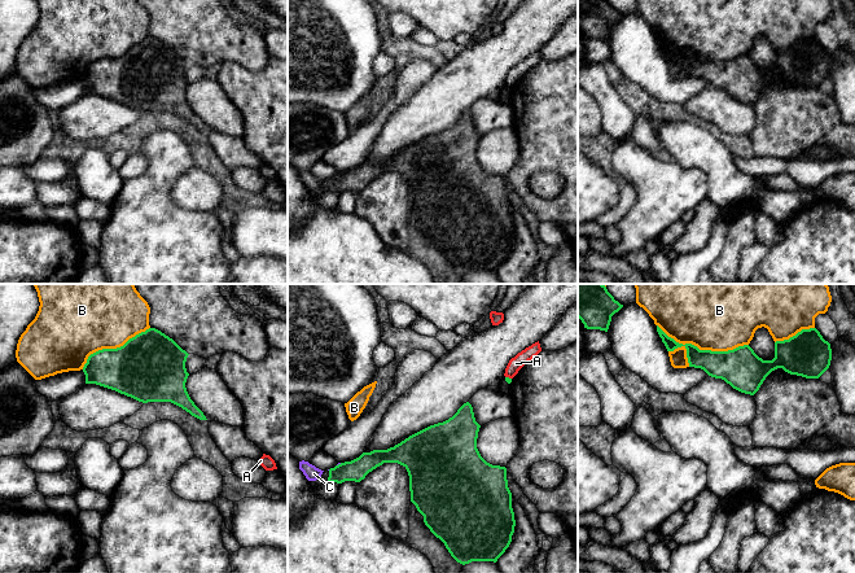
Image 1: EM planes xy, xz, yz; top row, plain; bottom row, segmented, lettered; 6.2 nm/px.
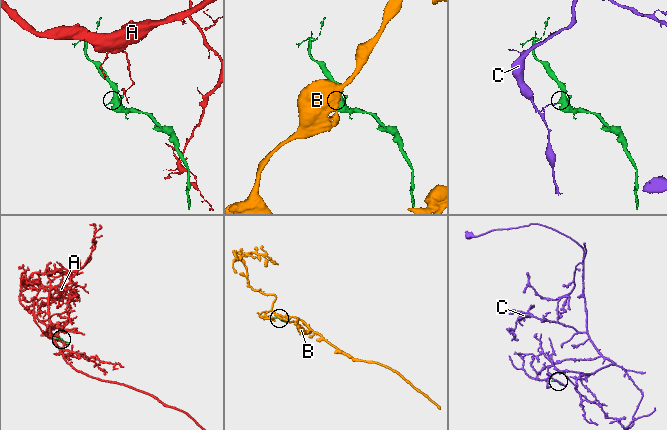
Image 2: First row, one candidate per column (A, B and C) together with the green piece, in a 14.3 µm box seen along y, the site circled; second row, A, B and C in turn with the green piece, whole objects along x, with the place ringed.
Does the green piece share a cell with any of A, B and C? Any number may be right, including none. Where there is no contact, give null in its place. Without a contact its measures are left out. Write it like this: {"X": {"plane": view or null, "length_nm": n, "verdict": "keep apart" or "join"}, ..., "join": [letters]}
{"A": {"plane": "xz", "length_nm": 40, "verdict": "keep apart"}, "B": {"plane": "yz", "length_nm": 600, "verdict": "keep apart"}, "C": {"plane": "xz", "length_nm": 40, "verdict": "keep apart"}, "join": []}

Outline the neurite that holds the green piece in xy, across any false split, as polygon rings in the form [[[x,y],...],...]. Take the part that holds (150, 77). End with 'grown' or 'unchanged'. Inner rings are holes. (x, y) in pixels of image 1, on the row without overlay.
[[[155,38],[117,58],[91,64],[83,76],[86,93],[96,93],[139,111],[171,111],[200,130],[207,130],[190,109],[185,92],[188,62]]]; unchanged

